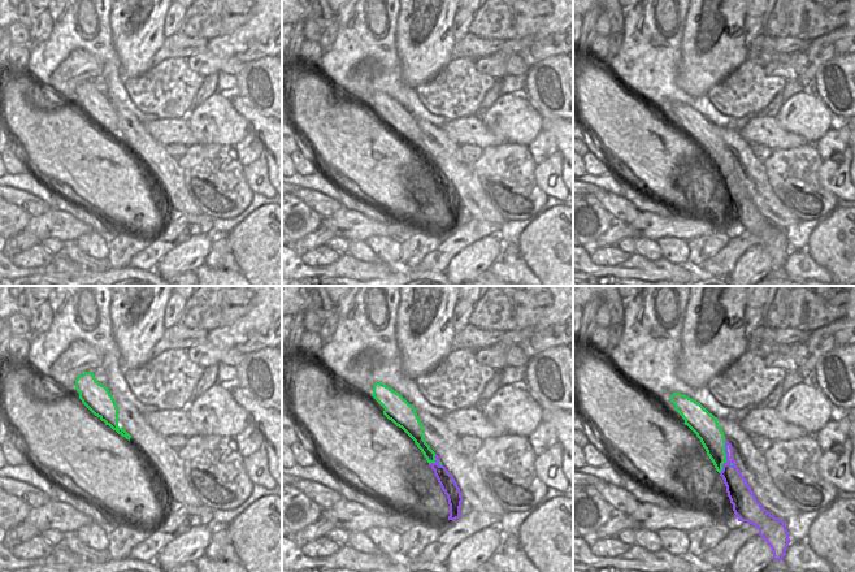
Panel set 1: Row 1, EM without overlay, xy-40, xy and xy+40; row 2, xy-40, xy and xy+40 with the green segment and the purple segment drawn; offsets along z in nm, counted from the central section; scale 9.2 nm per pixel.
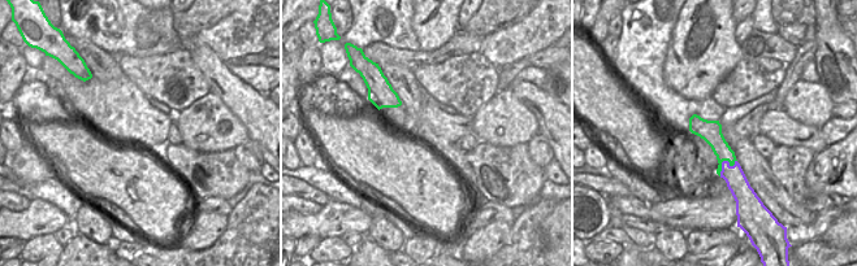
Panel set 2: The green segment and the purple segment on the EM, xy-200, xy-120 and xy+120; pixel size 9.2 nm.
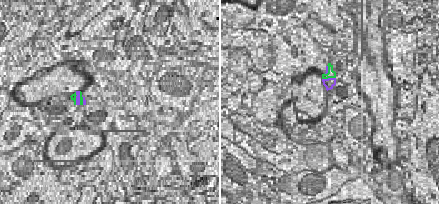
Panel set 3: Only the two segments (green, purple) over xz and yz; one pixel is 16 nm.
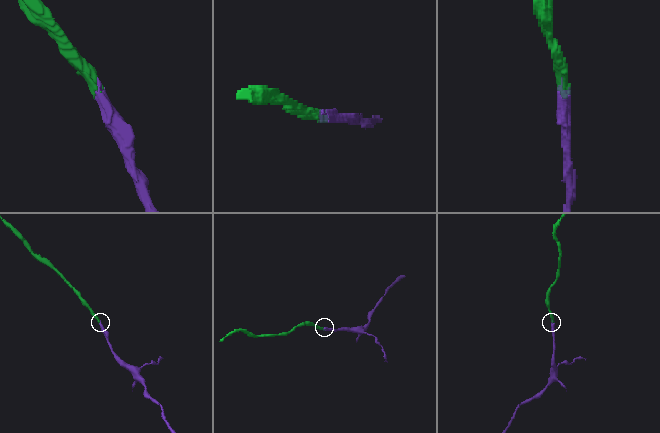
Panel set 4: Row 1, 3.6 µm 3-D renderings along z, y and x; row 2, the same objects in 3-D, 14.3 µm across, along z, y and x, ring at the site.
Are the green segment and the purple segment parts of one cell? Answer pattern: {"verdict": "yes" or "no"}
{"verdict": "yes"}

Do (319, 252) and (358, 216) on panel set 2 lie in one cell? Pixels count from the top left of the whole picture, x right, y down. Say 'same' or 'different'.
different

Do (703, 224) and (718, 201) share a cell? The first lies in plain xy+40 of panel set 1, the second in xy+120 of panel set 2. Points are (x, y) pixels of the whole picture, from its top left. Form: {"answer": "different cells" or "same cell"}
{"answer": "same cell"}

